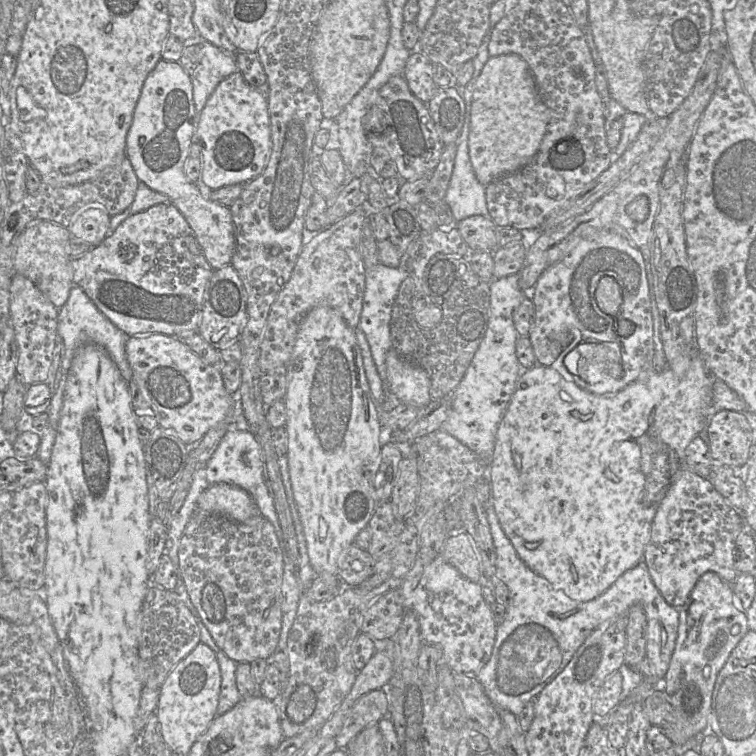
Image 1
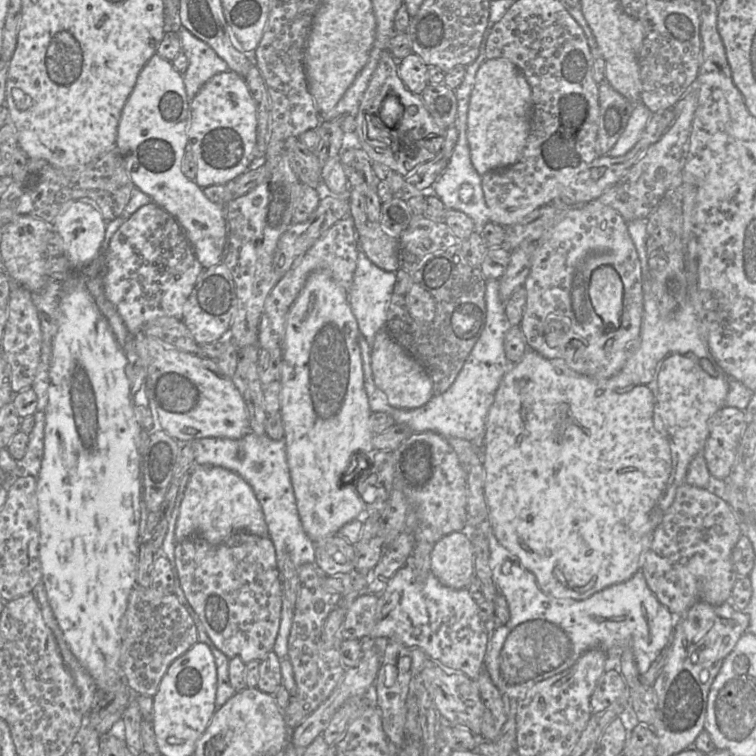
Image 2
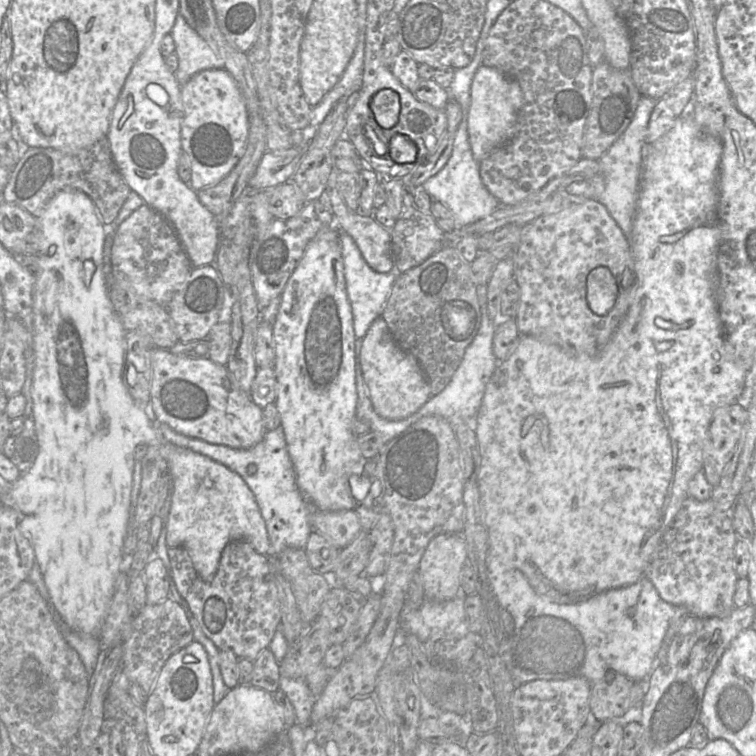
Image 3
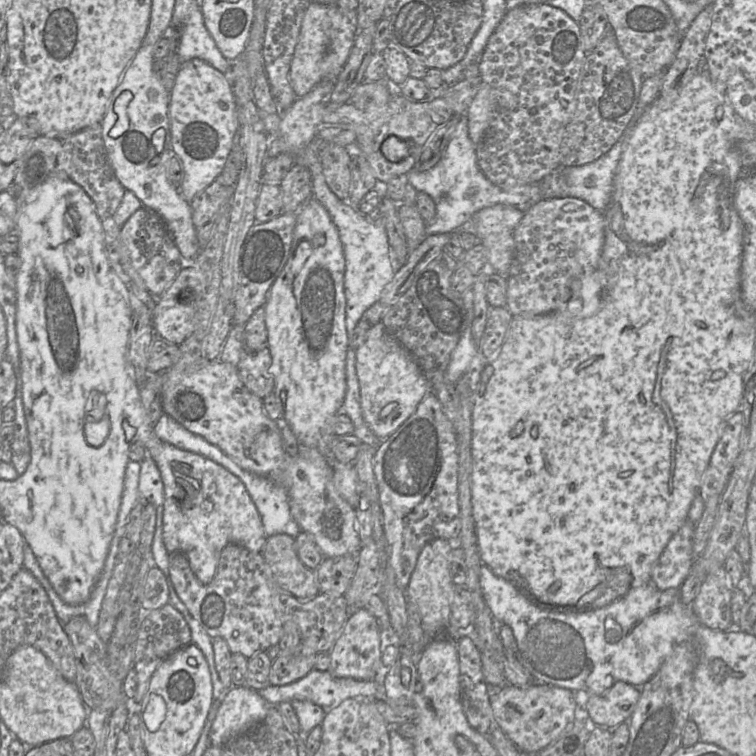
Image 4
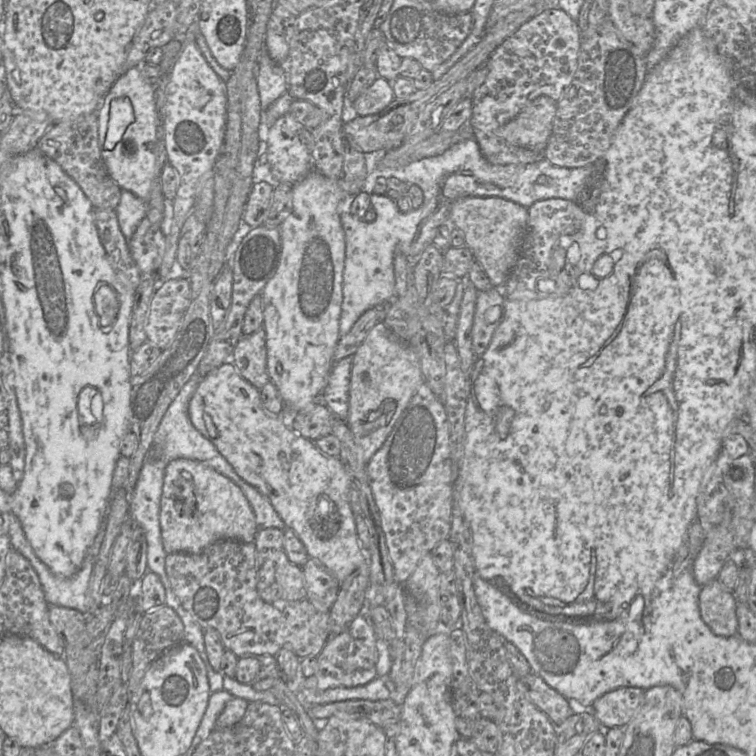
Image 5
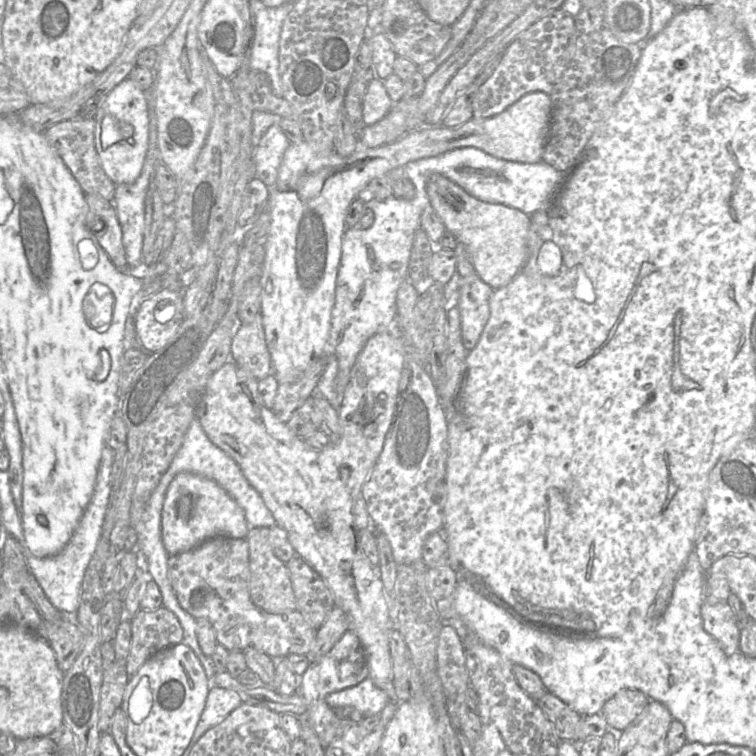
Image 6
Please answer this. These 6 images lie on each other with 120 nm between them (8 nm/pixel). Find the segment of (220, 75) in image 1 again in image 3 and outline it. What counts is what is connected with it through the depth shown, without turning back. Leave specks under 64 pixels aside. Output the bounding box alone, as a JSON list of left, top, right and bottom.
[170,13,224,86]

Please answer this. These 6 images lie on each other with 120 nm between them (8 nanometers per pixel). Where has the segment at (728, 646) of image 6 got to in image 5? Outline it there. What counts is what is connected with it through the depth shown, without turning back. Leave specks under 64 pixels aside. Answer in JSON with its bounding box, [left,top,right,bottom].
[699,579,738,637]

